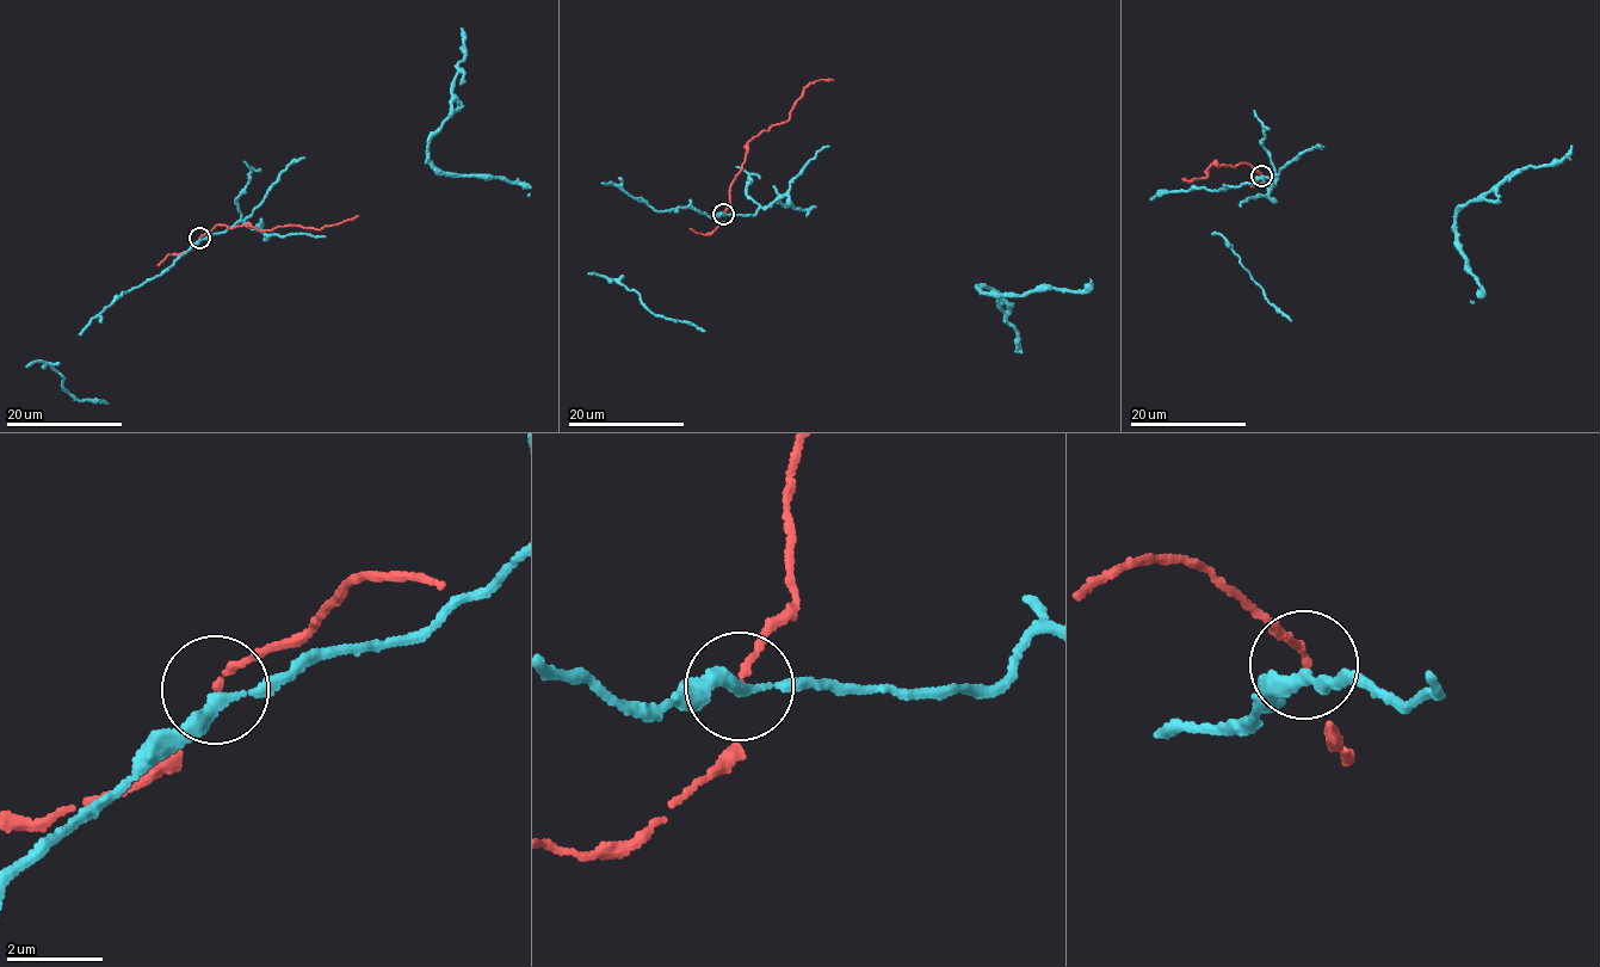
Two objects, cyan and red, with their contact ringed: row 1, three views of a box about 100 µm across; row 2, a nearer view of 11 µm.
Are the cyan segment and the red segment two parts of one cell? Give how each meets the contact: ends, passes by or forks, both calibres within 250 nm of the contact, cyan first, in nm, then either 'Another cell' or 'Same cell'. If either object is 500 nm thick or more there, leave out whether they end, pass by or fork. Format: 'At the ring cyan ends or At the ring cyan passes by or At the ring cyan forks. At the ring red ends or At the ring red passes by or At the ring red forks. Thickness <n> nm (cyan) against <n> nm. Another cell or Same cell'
At the ring cyan passes by. At the ring red ends. Thickness 240 nm (cyan) against 140 nm. Another cell

